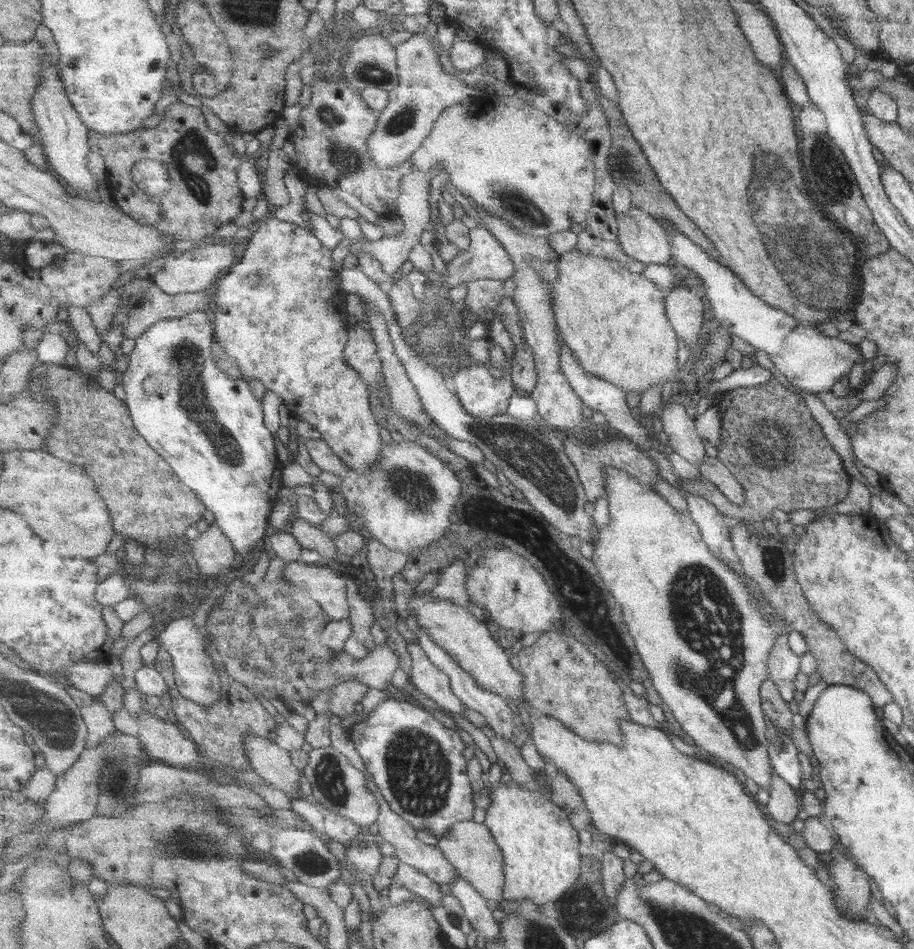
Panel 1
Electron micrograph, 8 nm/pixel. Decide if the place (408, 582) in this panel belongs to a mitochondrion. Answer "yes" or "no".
no

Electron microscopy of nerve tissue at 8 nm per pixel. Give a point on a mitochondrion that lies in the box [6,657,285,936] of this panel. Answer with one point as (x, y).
(57, 721)

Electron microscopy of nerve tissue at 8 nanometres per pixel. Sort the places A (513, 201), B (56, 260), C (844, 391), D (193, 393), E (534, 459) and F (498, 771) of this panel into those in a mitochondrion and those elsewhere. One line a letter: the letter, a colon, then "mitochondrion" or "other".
A: mitochondrion
B: other
C: other
D: mitochondrion
E: mitochondrion
F: other

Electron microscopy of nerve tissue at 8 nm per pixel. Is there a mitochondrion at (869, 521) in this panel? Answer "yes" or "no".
no

